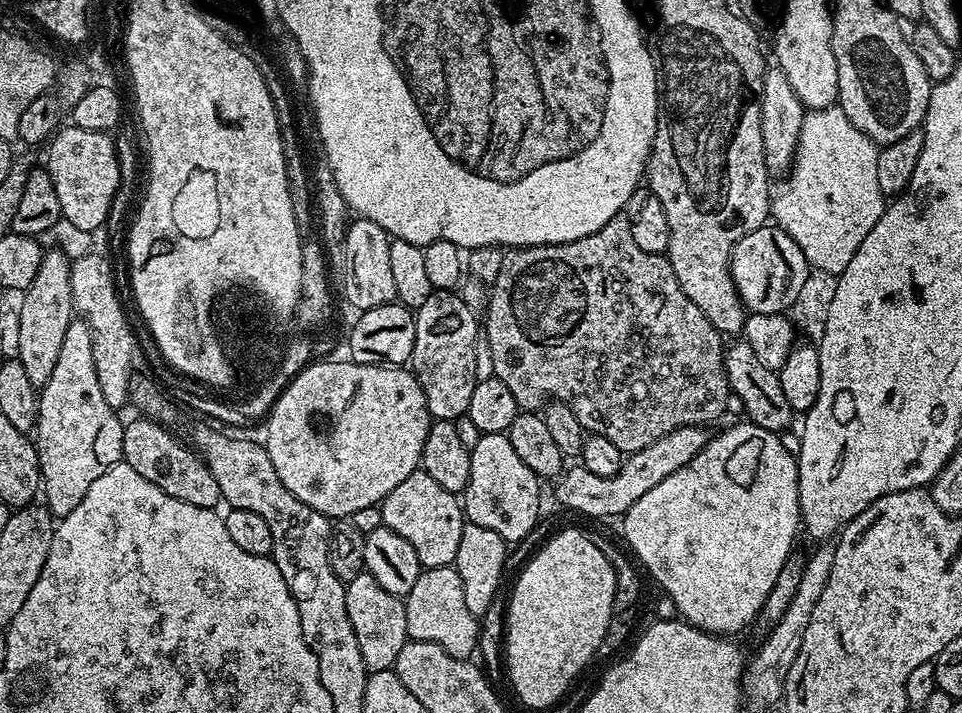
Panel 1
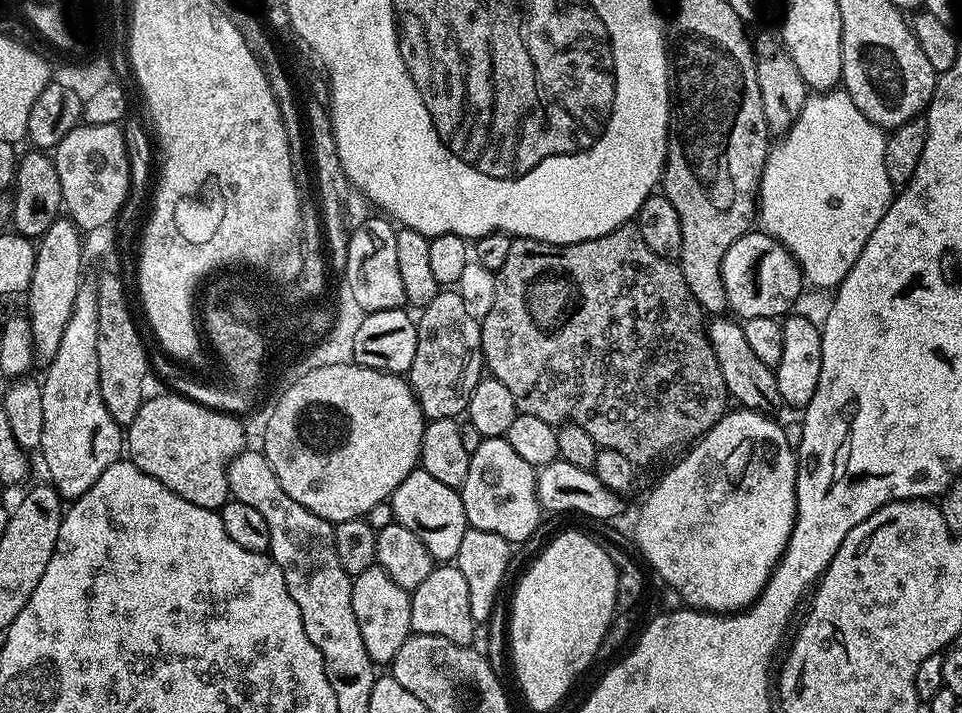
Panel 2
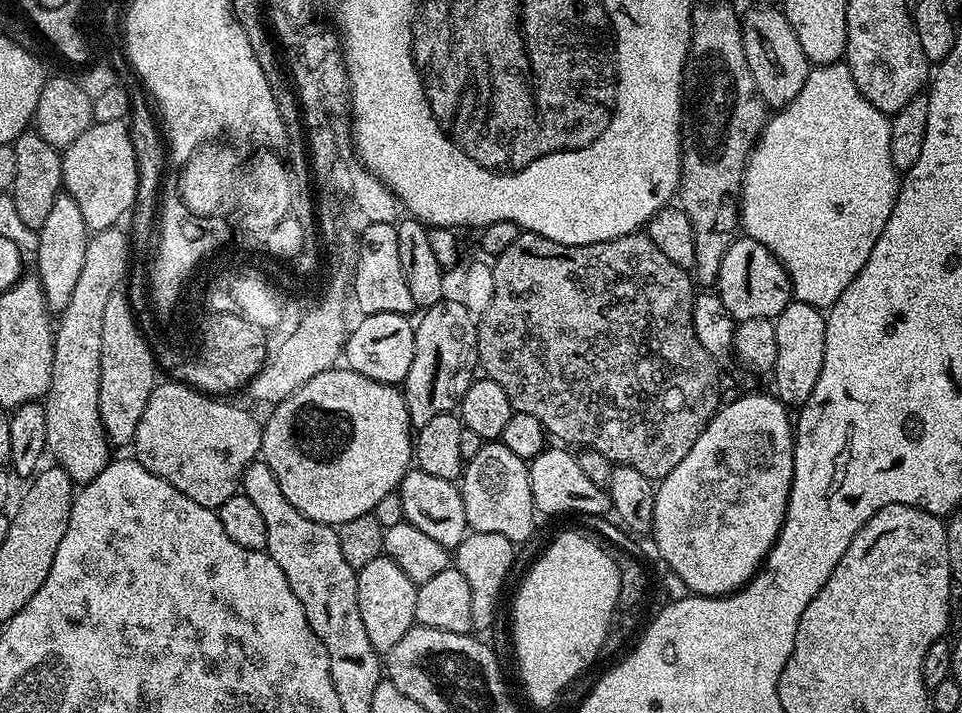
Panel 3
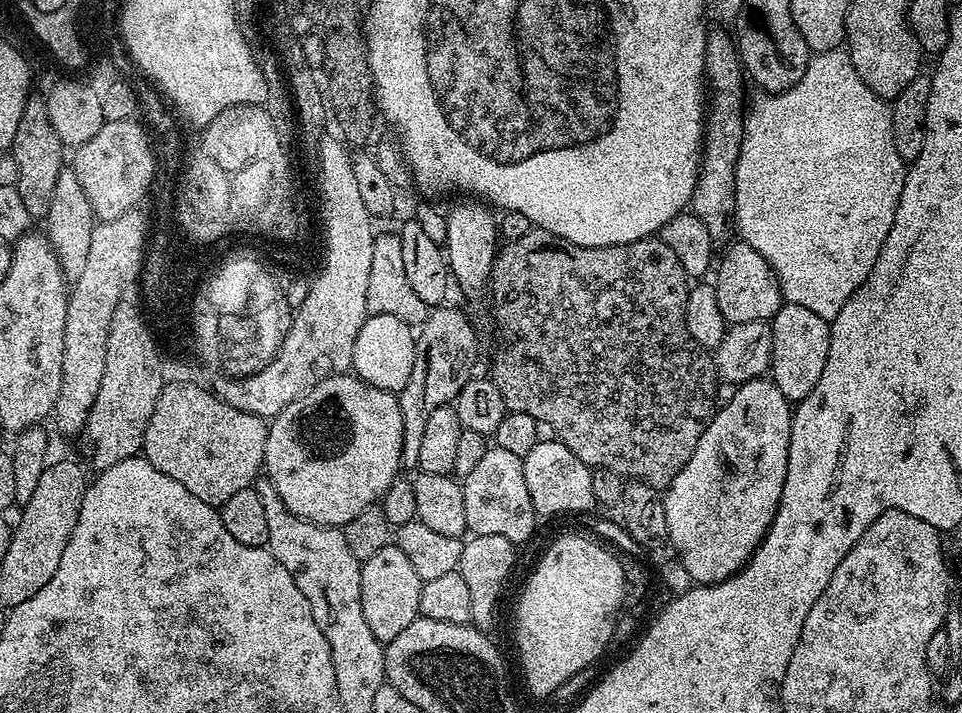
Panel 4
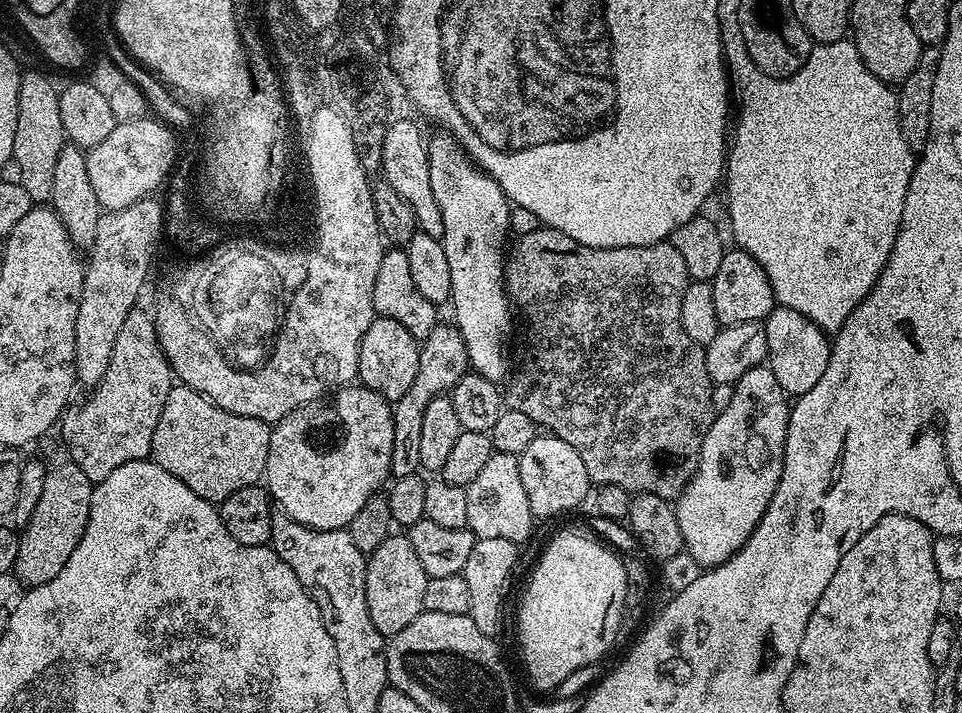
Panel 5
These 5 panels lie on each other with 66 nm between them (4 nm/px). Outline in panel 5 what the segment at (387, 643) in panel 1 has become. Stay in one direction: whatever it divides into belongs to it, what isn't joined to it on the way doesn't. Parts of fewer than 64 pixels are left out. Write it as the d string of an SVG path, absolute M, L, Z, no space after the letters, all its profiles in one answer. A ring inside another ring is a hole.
M391 534L376 550L367 557L366 570L366 610L370 610L370 622L385 638L398 634L398 630L406 630L414 618L424 611L424 591L430 577L422 564L418 562L418 554L410 546L407 535Z

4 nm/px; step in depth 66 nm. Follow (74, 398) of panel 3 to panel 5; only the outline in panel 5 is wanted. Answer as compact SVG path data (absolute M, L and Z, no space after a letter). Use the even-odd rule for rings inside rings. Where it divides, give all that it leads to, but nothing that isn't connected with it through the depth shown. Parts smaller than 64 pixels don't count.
M145 198L142 200L139 200L138 202L134 202L130 206L126 206L122 210L114 210L113 212L105 211L103 214L100 215L98 218L98 234L94 234L94 242L90 246L90 251L87 253L89 256L86 256L86 267L84 270L84 285L82 286L82 290L80 291L80 305L78 306L78 318L74 322L74 354L76 355L76 379L79 381L79 383L82 385L85 384L85 389L91 390L95 388L96 383L101 380L104 377L104 374L106 372L106 366L110 362L110 354L114 354L114 338L118 338L118 330L122 330L122 322L126 320L126 314L130 314L132 312L132 309L137 307L138 301L136 300L140 296L140 291L144 288L144 279L148 276L148 263L152 260L152 251L156 248L156 243L160 242L162 240L162 233L164 231L164 205L161 203L159 199L156 198Z

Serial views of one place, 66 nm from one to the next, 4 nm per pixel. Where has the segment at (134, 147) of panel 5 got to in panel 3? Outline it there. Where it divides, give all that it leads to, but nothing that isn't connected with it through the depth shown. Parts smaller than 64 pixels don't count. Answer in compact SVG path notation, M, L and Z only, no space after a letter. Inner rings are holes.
M124 120L94 122L63 149L60 161L63 191L78 202L78 210L93 233L119 225L132 211L139 174L132 134Z

